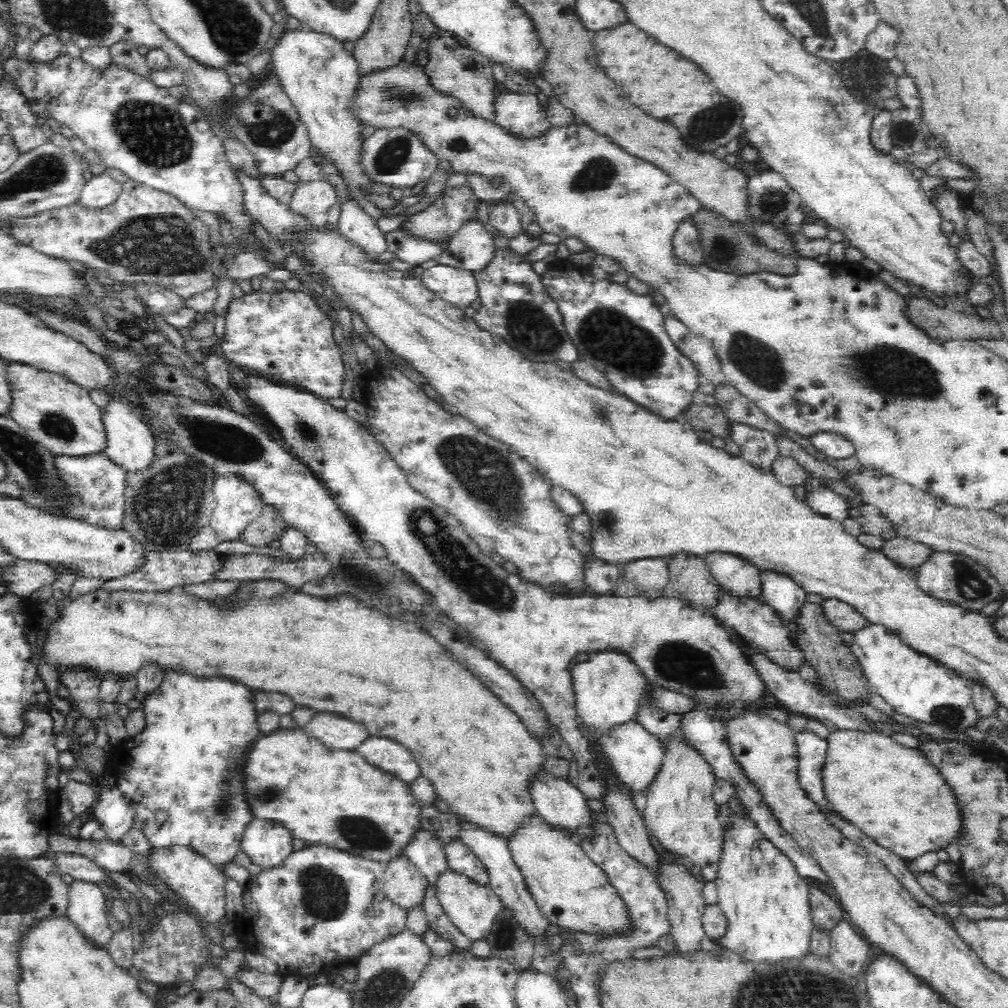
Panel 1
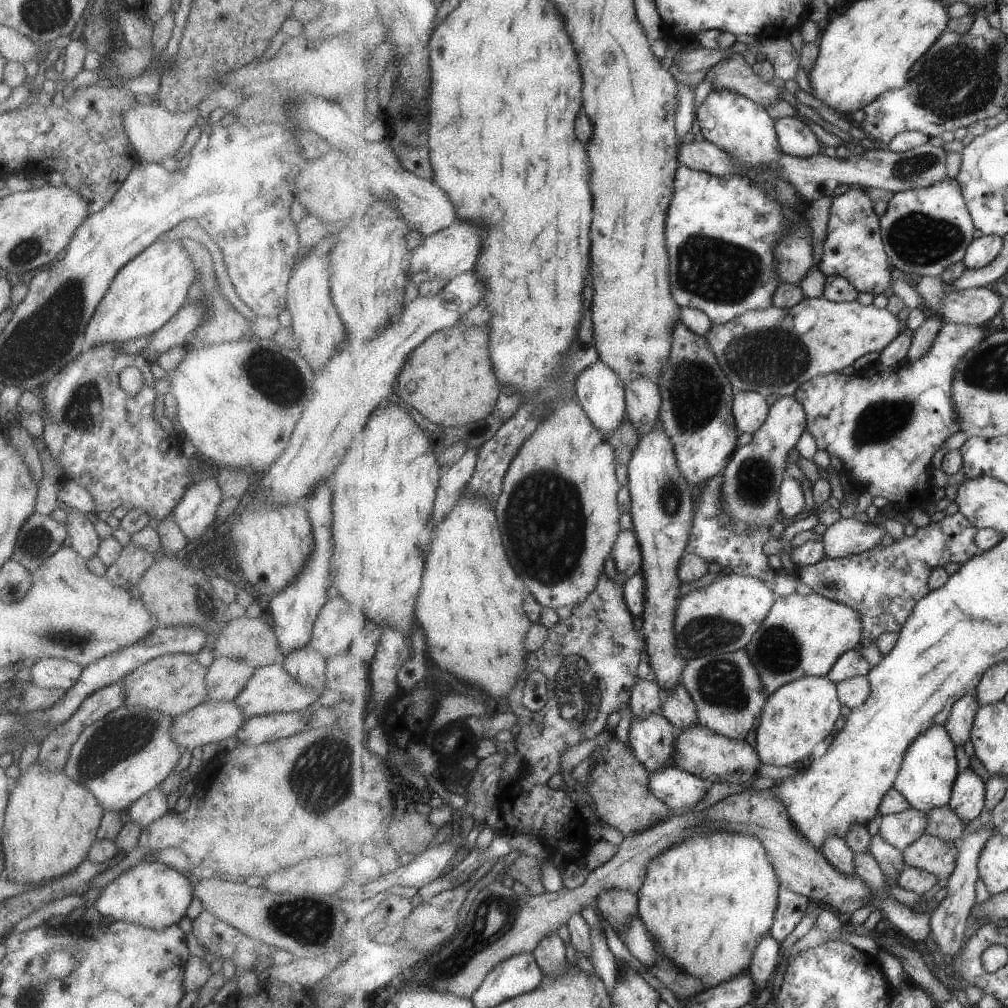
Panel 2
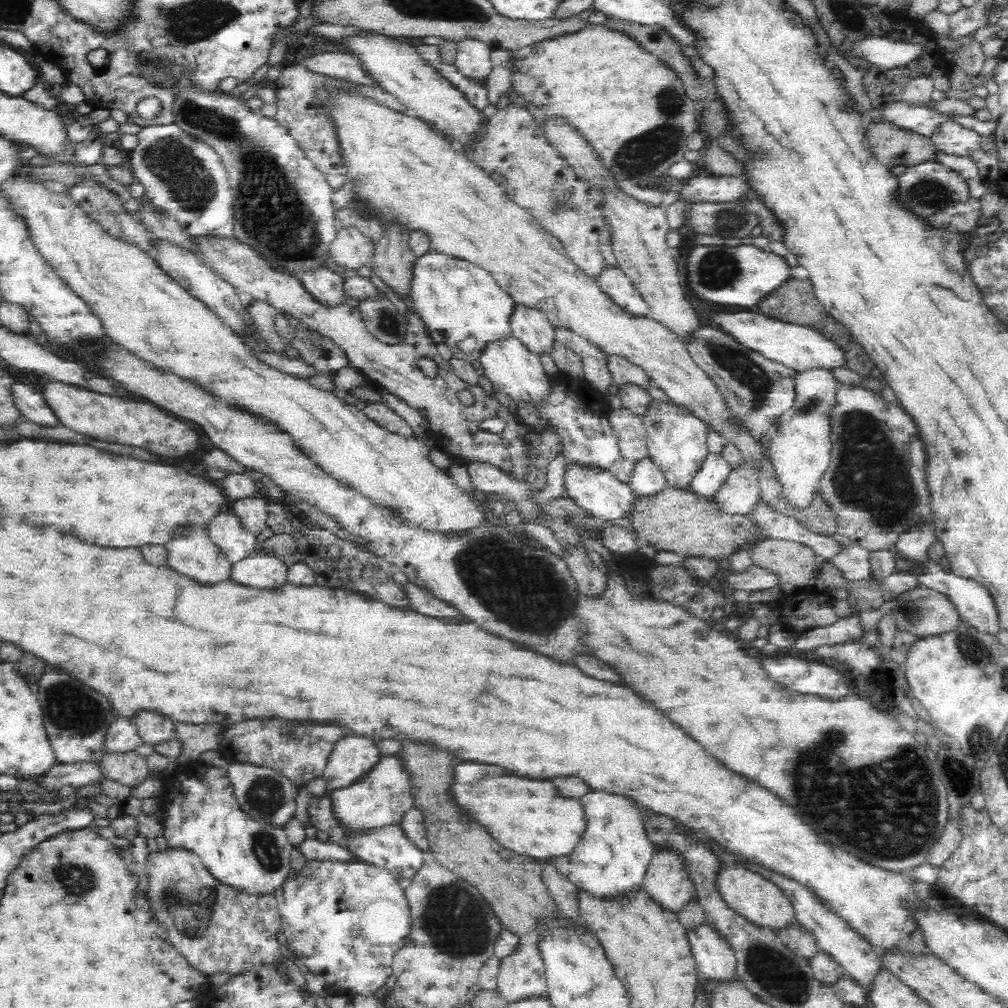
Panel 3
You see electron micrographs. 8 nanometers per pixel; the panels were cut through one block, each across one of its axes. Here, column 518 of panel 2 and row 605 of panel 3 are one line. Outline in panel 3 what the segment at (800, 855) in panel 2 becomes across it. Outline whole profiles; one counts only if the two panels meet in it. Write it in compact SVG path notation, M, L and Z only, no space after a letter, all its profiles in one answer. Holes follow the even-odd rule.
M920 584L898 595L898 605L891 609L891 614L896 630L912 633L918 638L952 632L961 622L956 607L944 594Z

